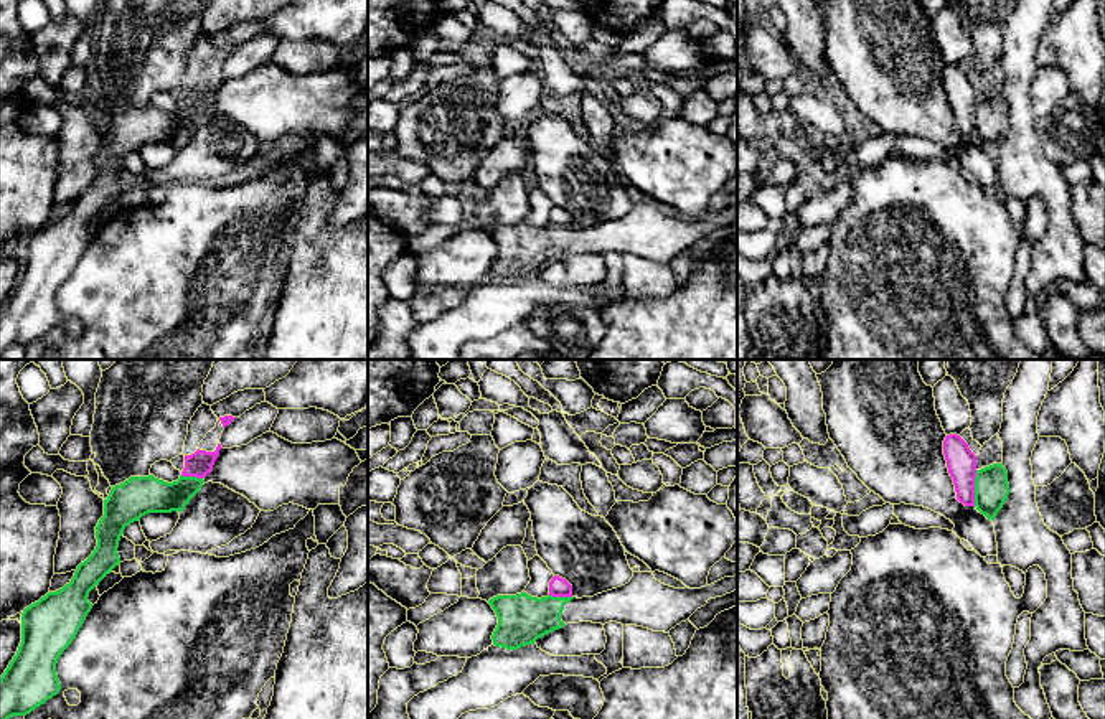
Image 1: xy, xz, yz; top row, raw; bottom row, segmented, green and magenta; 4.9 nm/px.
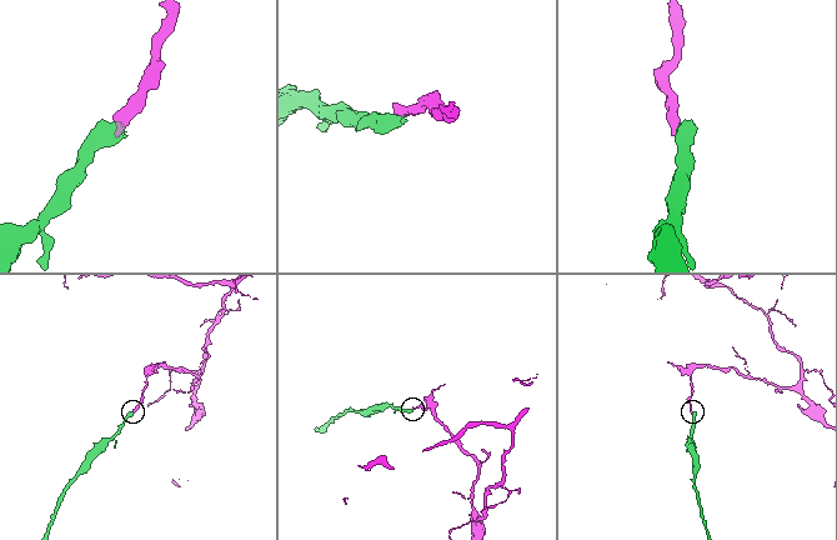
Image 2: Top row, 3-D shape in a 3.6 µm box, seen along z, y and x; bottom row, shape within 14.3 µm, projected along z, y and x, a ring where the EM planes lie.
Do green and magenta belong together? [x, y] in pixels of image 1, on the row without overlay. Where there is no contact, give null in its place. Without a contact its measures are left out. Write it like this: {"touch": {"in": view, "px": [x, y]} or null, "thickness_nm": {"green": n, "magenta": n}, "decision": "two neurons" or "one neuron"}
{"touch": {"in": "yz", "px": [975, 119]}, "thickness_nm": {"green": 170, "magenta": 140}, "decision": "two neurons"}

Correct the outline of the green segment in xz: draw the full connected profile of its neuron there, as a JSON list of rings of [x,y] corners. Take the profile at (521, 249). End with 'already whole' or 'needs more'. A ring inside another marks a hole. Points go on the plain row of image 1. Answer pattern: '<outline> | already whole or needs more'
[[[633,203],[628,214],[594,228],[496,226],[488,231],[498,247],[493,275],[518,280],[567,254],[617,252],[668,264],[709,229],[737,221],[737,206],[724,208],[701,219],[675,219],[655,209],[653,203]]] | needs more

